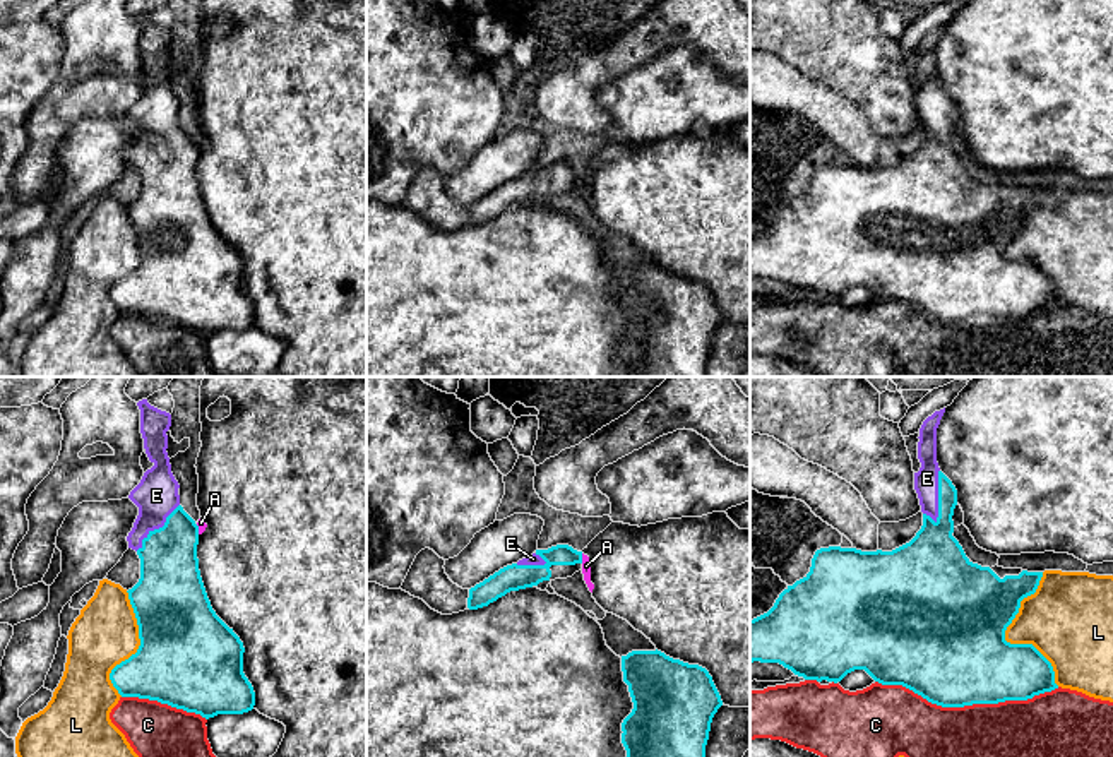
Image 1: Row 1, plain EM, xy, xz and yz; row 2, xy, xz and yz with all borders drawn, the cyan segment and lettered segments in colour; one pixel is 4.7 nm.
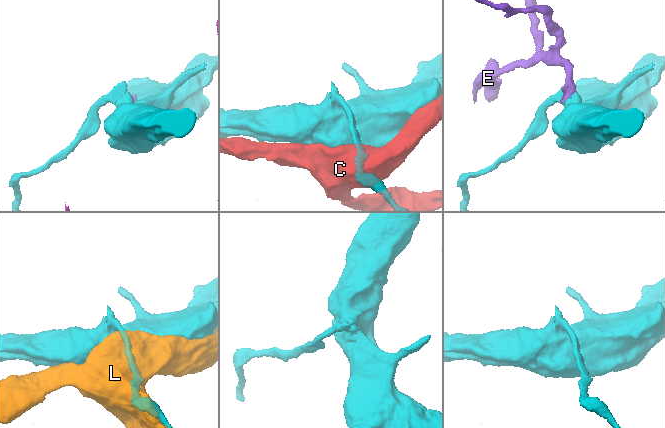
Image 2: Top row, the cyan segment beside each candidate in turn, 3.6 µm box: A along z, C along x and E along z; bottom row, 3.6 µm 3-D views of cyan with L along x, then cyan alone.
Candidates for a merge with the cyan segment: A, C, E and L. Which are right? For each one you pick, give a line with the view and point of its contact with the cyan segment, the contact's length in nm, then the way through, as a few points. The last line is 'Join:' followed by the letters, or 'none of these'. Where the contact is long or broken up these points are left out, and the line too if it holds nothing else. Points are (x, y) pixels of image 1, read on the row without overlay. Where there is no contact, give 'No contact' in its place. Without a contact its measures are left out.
E: Touches cyan at yz (939, 113). Shared border 260 nm
Join: E

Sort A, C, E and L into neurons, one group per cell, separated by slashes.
A / C / E / L

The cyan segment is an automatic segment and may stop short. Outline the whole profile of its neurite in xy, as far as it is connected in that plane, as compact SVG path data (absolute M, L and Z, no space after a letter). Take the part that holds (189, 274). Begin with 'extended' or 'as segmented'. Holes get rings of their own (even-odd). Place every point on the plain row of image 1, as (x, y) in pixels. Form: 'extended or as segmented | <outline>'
extended | M147 15L137 22L144 65L154 80L128 111L139 123L127 158L140 175L140 195L127 209L137 235L140 262L111 286L110 296L122 313L158 317L205 336L248 329L255 322L255 308L243 289L245 264L211 223L199 187L199 142L180 122L180 101L171 89L166 69L171 31L151 22Z

